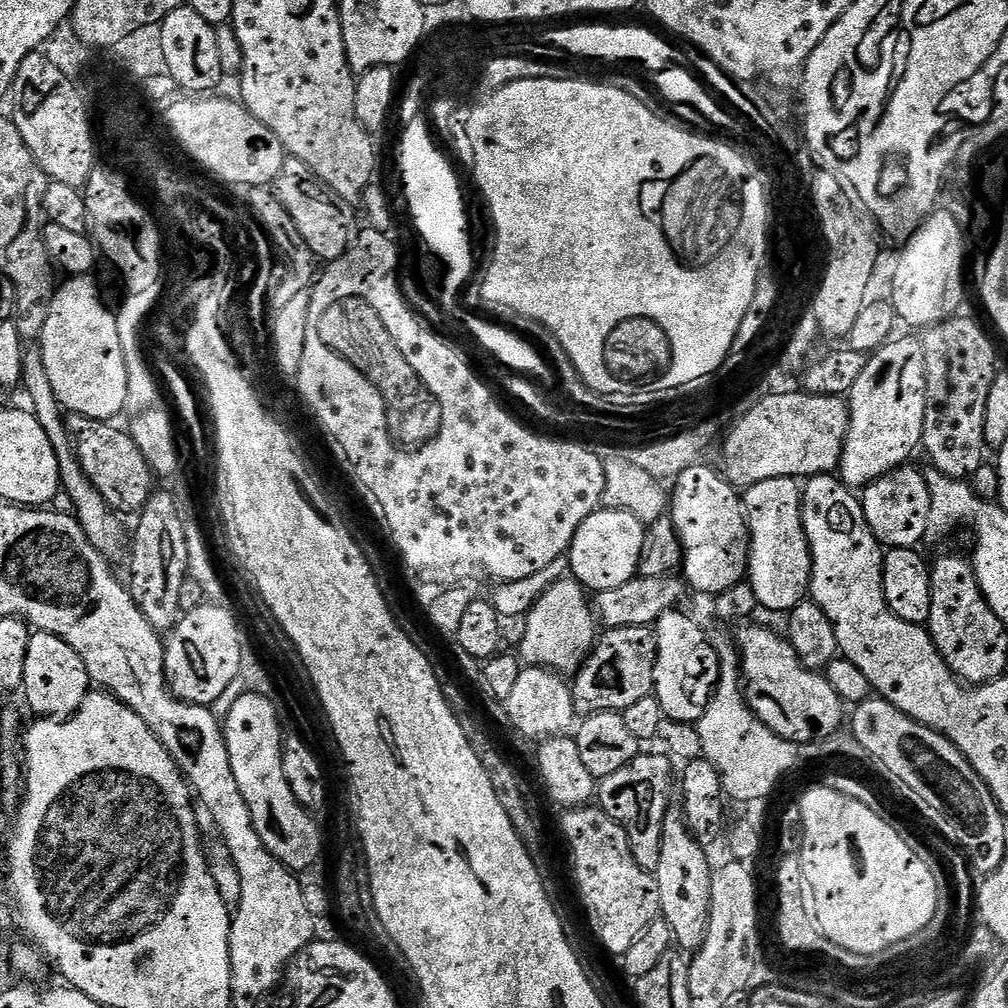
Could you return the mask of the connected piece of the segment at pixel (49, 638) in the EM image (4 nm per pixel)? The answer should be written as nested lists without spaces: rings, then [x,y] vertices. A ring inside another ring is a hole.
[[[40,630],[28,647],[22,696],[40,718],[67,718],[80,709],[90,691],[88,671],[78,654],[62,638]]]

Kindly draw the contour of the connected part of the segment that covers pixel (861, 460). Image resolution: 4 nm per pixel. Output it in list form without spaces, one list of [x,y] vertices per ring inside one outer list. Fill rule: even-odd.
[[[912,336],[893,338],[882,348],[867,357],[866,363],[855,373],[847,393],[848,434],[844,439],[844,453],[840,459],[838,475],[849,488],[863,489],[878,478],[890,474],[896,468],[909,463],[915,448],[921,447],[924,439],[924,419],[928,405],[926,390],[926,354],[924,341]]]

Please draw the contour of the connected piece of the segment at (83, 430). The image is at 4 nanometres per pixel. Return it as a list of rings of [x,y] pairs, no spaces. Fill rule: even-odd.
[[[75,414],[69,415],[66,423],[82,470],[102,494],[105,502],[113,510],[143,509],[154,491],[154,485],[152,485],[154,473],[127,431],[123,427],[115,428],[117,425],[107,420],[91,420]]]

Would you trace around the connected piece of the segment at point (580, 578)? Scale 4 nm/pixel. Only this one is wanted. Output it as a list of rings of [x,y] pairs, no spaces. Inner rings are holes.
[[[605,508],[592,512],[582,526],[574,534],[572,544],[568,547],[566,561],[572,567],[571,575],[577,584],[583,584],[589,593],[595,594],[606,590],[618,590],[618,586],[626,586],[626,582],[636,579],[640,568],[640,555],[646,552],[646,526],[634,514],[622,508]]]

